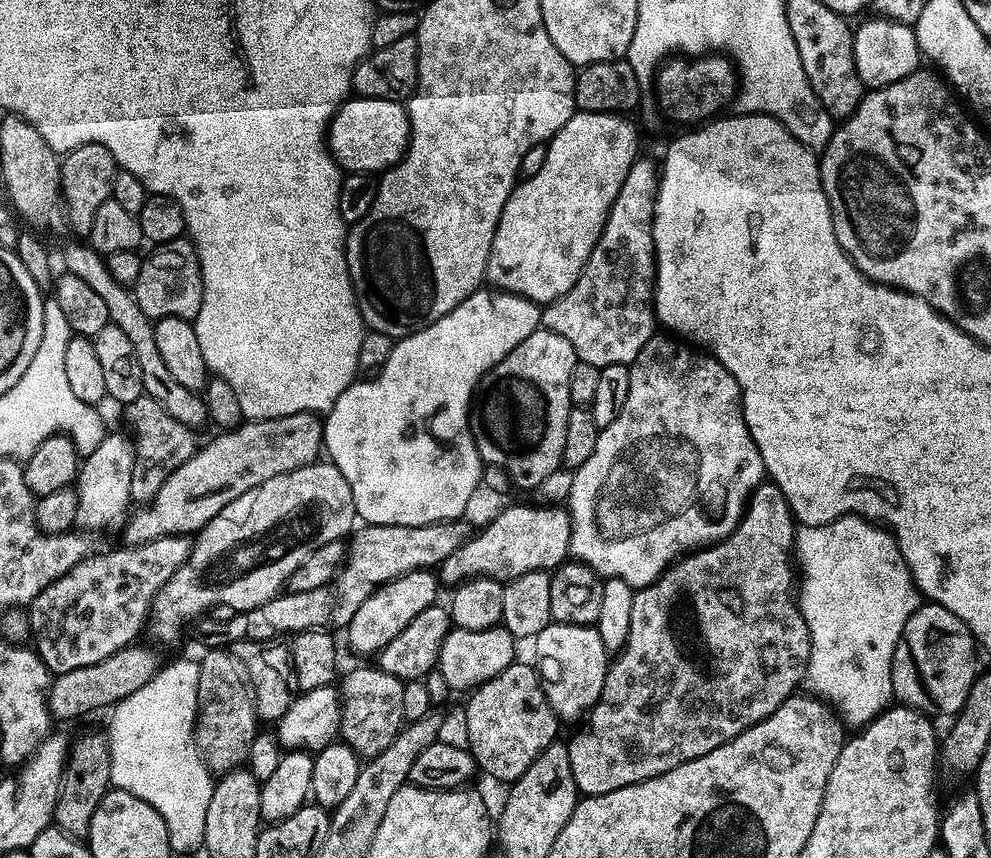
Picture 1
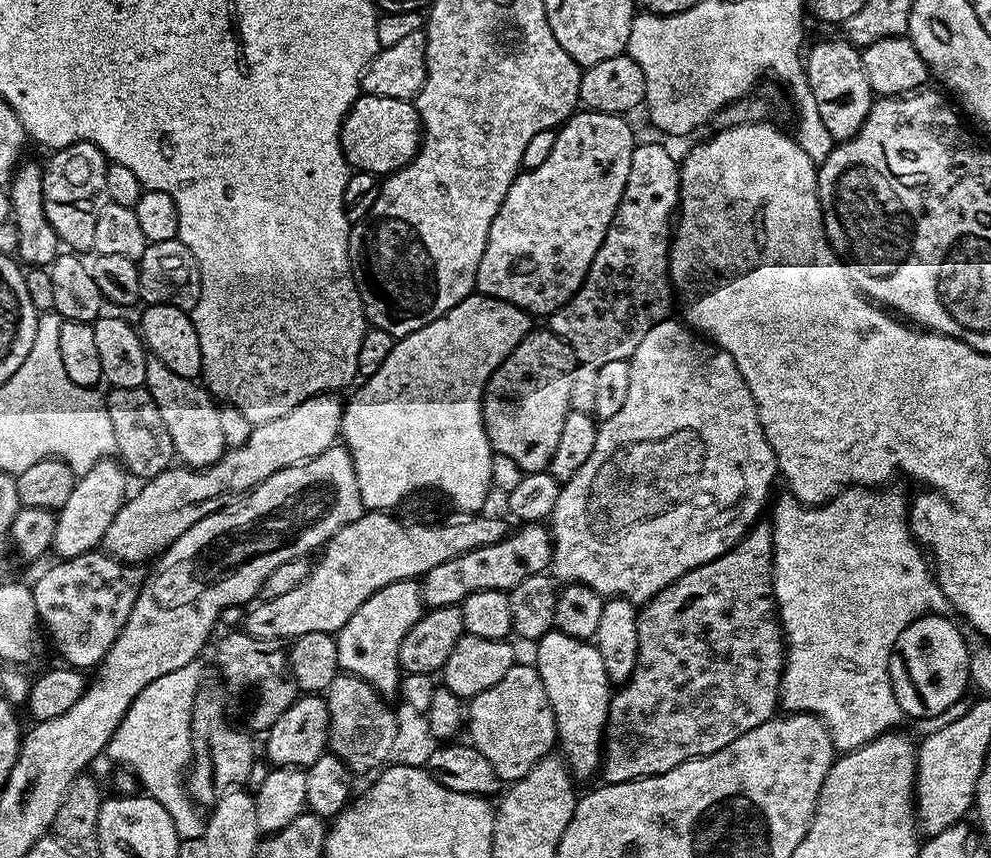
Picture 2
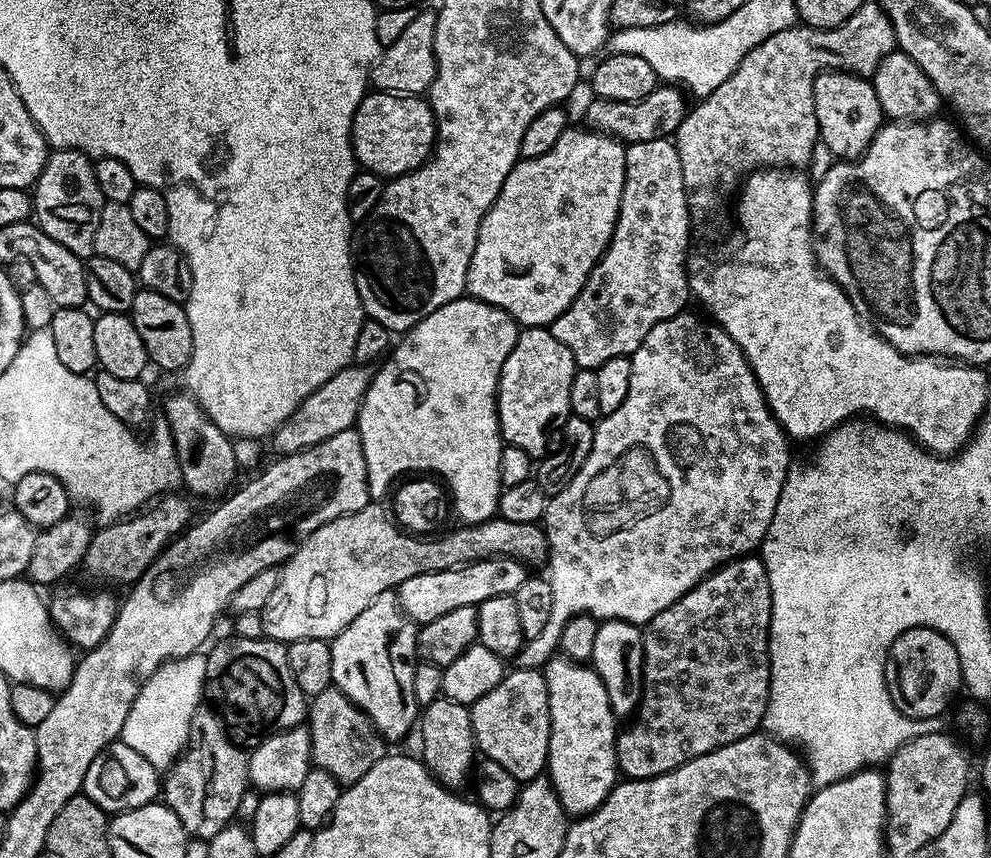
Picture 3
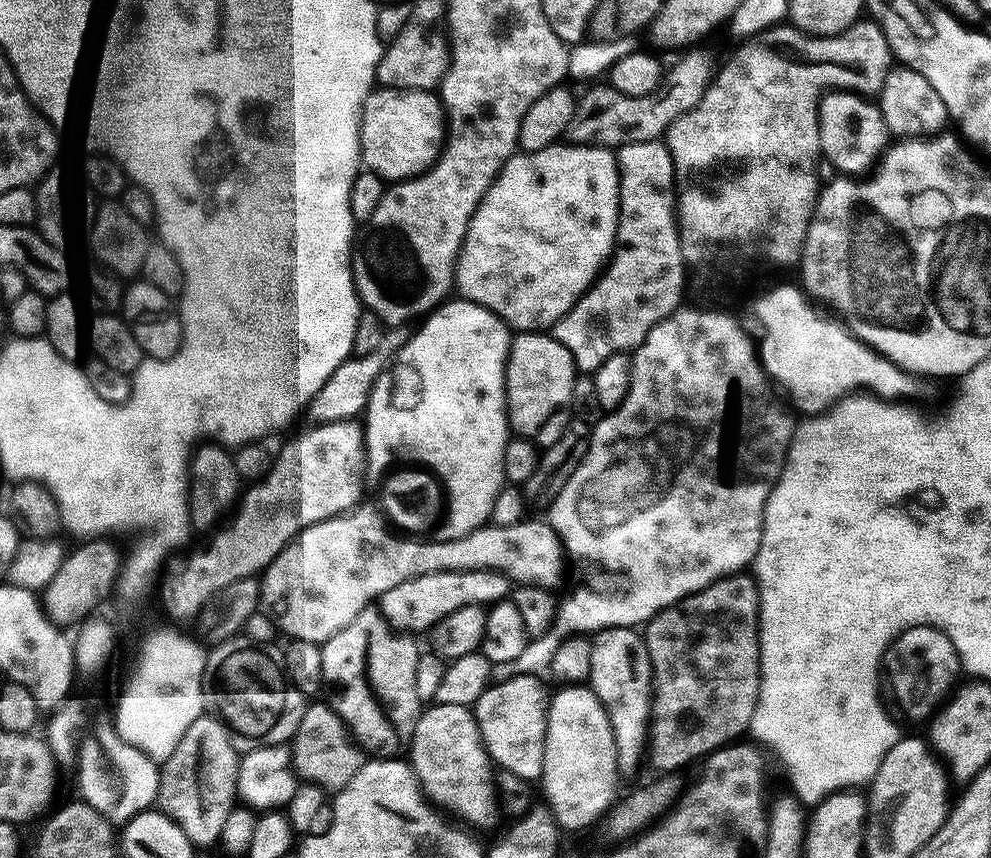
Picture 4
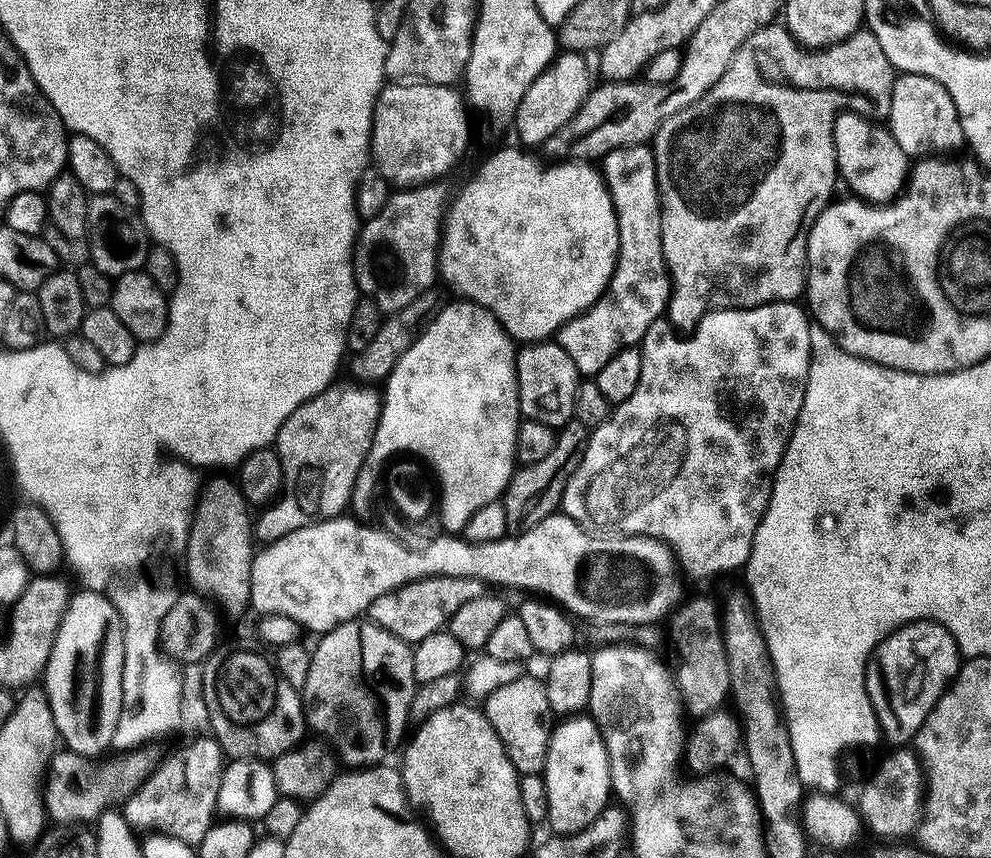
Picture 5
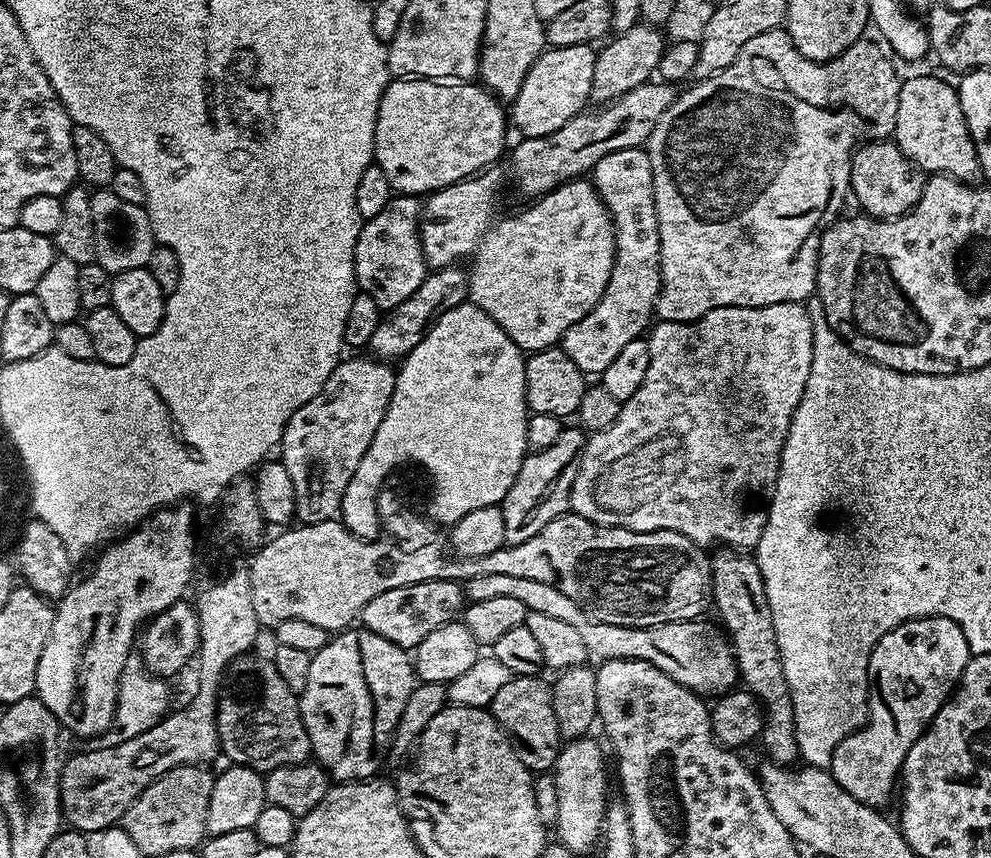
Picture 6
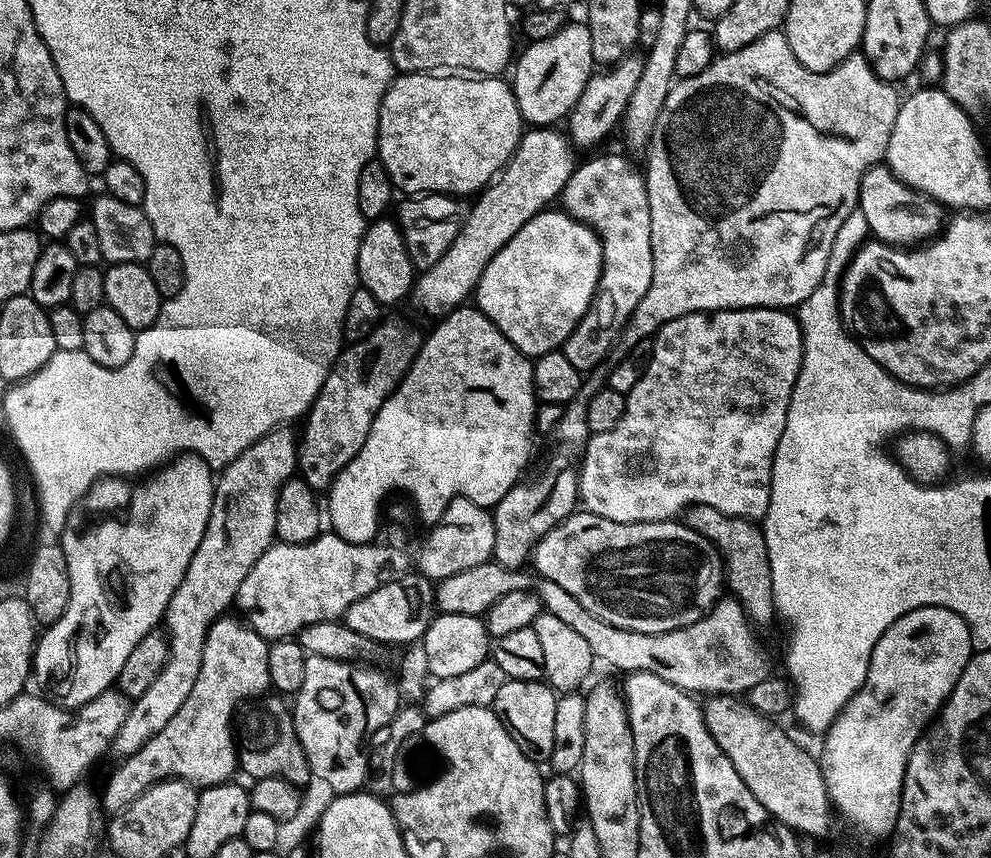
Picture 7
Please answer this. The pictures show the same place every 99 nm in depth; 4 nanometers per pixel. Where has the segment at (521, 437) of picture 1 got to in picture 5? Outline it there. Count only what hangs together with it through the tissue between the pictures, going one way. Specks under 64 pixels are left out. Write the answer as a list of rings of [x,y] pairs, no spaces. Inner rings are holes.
[[[528,342],[516,353],[516,389],[520,399],[520,414],[524,420],[533,420],[553,430],[559,430],[573,419],[574,394],[580,385],[581,375],[574,362],[570,362],[570,354],[562,350],[555,342]]]

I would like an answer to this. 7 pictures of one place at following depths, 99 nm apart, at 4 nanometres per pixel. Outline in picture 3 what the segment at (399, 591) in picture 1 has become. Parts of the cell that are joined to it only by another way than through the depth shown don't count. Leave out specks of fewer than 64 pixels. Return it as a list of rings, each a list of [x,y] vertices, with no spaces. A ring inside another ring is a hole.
[[[395,591],[383,592],[374,598],[331,641],[332,653],[330,654],[330,670],[332,671],[332,683],[335,684],[414,684],[414,670],[418,663],[416,650],[416,634],[418,625],[400,608],[400,599],[396,597]]]

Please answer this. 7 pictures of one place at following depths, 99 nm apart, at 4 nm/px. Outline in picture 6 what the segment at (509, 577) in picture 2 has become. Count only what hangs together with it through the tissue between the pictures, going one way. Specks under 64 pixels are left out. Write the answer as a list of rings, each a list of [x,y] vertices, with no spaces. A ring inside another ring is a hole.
[[[455,580],[414,582],[410,586],[386,590],[386,594],[378,594],[378,598],[370,598],[358,620],[368,631],[394,642],[399,648],[414,650],[430,630],[438,630],[438,626],[449,623],[455,617],[452,615],[461,611],[465,600],[463,587]]]

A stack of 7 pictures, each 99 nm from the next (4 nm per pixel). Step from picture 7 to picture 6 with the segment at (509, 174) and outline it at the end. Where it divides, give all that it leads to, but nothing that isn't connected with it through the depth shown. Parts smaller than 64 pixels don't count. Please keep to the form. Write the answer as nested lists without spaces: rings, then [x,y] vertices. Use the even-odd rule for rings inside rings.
[[[649,82],[622,94],[617,100],[611,100],[609,104],[593,107],[593,112],[585,110],[570,118],[570,122],[566,122],[562,130],[554,130],[554,134],[523,137],[519,141],[521,144],[512,152],[512,180],[516,183],[517,190],[524,196],[532,196],[528,198],[539,198],[553,192],[559,184],[566,184],[591,173],[592,167],[606,158],[606,154],[614,154],[614,150],[630,150],[647,145],[652,127],[656,125],[658,118],[662,118],[662,114],[666,114],[673,99],[673,85],[667,82]],[[449,266],[429,271],[422,286],[418,286],[418,290],[414,290],[414,294],[406,298],[406,302],[381,315],[378,330],[374,330],[374,338],[370,338],[368,343],[371,355],[385,362],[396,362],[409,356],[414,346],[418,346],[418,342],[426,338],[426,334],[438,322],[438,318],[446,314],[446,310],[454,310],[454,306],[463,304],[468,299],[468,272],[465,269]]]

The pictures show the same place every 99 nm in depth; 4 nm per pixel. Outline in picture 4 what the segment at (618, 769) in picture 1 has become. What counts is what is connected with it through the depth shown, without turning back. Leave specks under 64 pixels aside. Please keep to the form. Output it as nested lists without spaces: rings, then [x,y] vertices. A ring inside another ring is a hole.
[[[751,575],[725,576],[723,580],[715,580],[710,587],[700,592],[691,592],[689,596],[676,601],[669,608],[663,608],[653,620],[648,621],[642,635],[652,663],[654,679],[650,721],[650,760],[652,756],[652,764],[660,774],[672,774],[675,768],[688,763],[696,756],[705,757],[709,752],[725,747],[729,742],[743,737],[740,735],[748,732],[748,723],[760,699],[760,595],[756,593],[756,582]]]

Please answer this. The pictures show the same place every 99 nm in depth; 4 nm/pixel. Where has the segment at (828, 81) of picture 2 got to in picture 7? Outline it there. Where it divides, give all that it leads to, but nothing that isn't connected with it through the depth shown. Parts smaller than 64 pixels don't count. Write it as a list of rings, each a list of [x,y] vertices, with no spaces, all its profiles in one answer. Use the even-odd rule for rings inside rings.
[[[884,162],[872,165],[862,174],[858,206],[866,217],[869,233],[884,244],[919,246],[933,239],[946,223],[945,205],[899,180]]]

